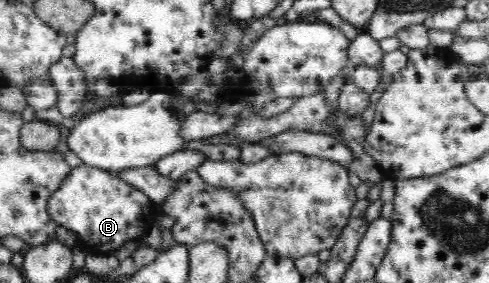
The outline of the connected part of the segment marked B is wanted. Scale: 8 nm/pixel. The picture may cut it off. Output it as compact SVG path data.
M79 164L48 203L48 212L59 225L77 234L92 249L89 253L105 254L120 249L129 240L140 240L154 222L150 205L153 201L142 190L112 172Z

